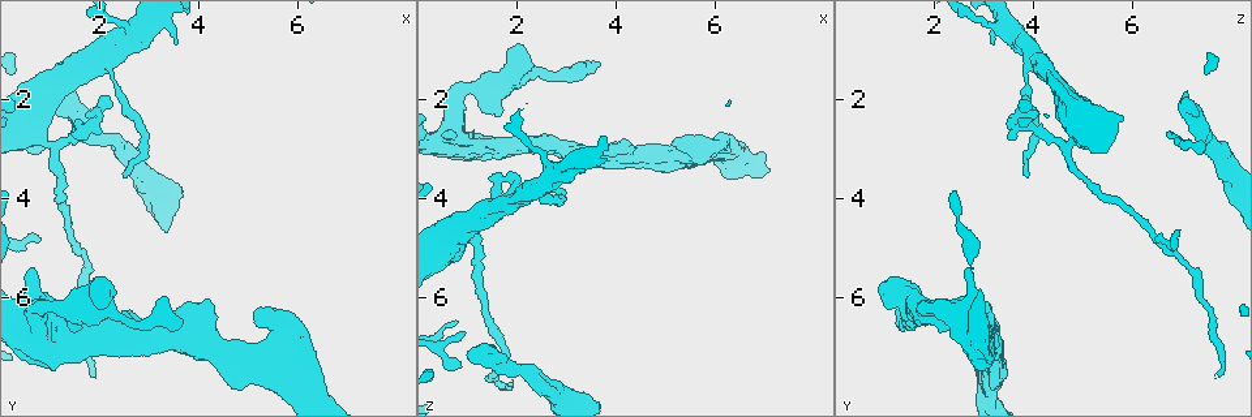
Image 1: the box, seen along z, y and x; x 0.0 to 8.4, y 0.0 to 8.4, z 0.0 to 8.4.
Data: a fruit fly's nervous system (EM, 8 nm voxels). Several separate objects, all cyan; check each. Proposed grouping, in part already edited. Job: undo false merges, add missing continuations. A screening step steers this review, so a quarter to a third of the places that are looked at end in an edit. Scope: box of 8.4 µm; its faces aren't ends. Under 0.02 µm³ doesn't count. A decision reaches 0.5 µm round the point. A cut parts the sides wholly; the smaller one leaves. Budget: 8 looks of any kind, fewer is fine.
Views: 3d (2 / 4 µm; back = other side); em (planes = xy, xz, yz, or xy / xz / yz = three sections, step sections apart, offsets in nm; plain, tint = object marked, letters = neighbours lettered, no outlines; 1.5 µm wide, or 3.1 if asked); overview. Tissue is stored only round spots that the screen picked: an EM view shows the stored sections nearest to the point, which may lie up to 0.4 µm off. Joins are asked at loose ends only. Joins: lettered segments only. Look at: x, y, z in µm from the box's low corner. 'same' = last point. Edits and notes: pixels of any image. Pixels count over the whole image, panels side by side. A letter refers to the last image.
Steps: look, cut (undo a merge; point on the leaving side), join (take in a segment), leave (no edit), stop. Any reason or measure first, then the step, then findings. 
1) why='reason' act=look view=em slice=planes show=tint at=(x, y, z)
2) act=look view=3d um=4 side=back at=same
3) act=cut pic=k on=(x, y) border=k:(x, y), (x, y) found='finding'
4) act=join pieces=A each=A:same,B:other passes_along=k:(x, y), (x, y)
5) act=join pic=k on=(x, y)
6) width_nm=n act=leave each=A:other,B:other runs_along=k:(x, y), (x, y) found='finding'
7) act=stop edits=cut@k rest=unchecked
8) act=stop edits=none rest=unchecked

why='free end' act=look view=em slice=planes show=plain at=(1.05, 2.05, 7.15)

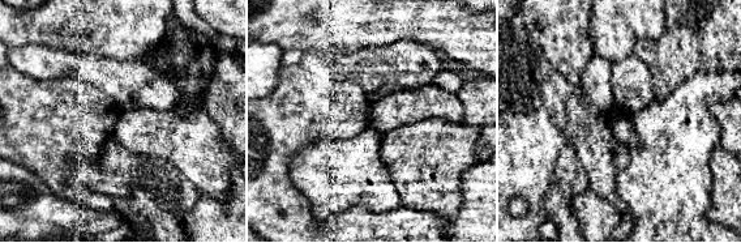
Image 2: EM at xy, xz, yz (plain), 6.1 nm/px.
act=look view=em slice=planes show=letters at=same

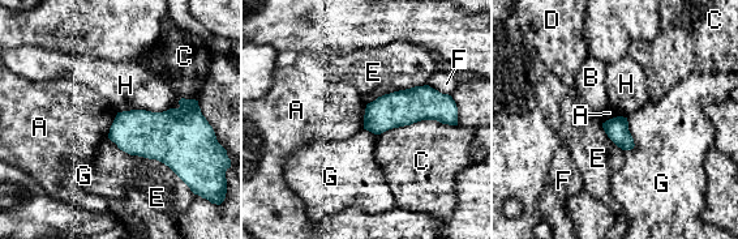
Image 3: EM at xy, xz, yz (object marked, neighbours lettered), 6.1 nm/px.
act=leave each=A:other,B:other,C:other,D:other,E:other,F:other,G:other,H:other border=3:(118, 112), (107, 136) found='none of them fits'

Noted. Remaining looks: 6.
why='branch stops here' act=look view=em slice=planes show=letters at=(3.55, 0.85, 3.20)

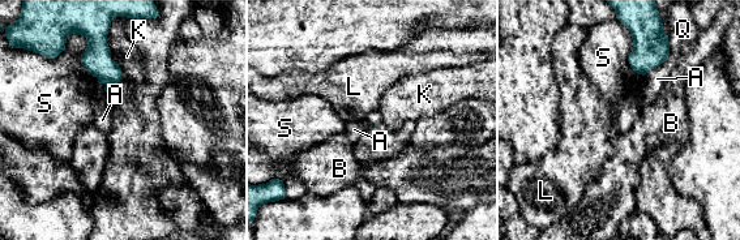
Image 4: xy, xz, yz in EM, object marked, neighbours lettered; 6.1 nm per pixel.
act=leave each=A:other,B:other,K:other,L:other,Q:other,S:other border=4:(107, 30), (107, 46), (111, 50) found='no lettered segment goes on from it'

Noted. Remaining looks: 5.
why='an open end' act=look view=em slice=planes show=letters at=(2.45, 3.50, 3.85)

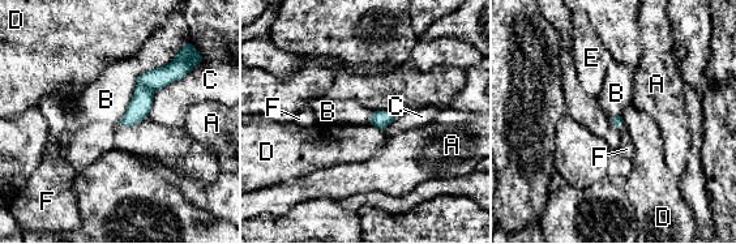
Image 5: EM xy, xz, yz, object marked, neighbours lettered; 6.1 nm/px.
act=leave each=A:other,B:other,C:other,D:other,E:other,F:other found='none of them fits'

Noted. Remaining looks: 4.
act=stop edits=none rest=unchecked

